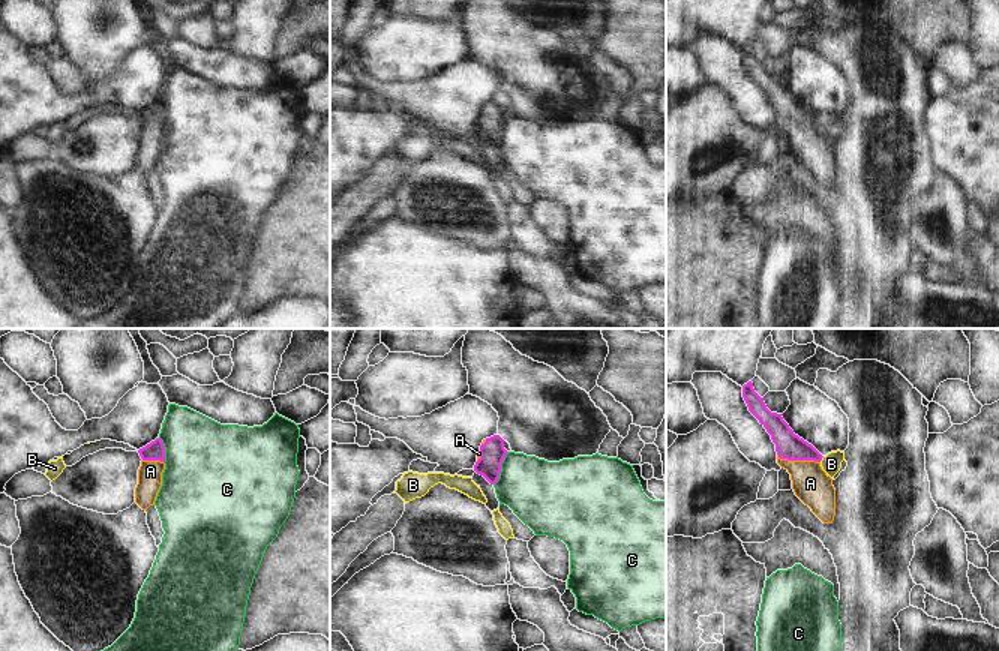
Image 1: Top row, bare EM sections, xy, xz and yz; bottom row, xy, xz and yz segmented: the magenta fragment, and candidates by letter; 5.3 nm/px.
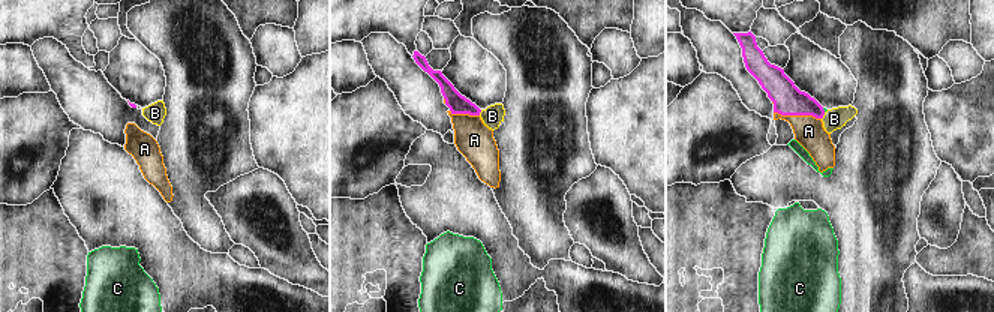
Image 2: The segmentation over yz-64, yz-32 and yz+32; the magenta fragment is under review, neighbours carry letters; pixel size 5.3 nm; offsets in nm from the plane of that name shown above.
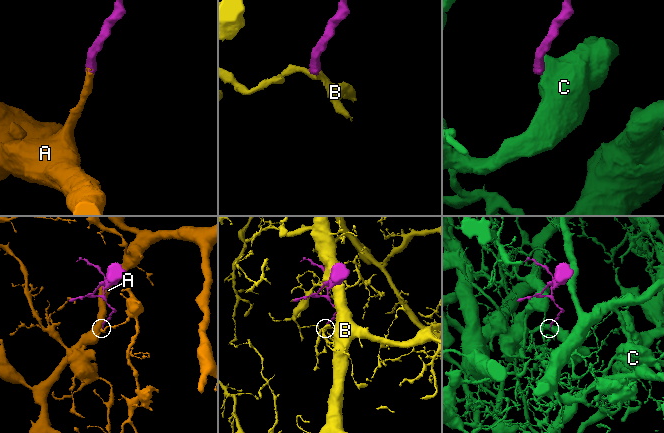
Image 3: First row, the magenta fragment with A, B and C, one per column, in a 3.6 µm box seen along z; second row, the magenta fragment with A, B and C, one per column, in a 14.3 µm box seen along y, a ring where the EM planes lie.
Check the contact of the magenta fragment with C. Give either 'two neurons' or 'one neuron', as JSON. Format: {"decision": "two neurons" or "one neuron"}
{"decision": "two neurons"}

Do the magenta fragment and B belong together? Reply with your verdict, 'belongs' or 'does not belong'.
does not belong

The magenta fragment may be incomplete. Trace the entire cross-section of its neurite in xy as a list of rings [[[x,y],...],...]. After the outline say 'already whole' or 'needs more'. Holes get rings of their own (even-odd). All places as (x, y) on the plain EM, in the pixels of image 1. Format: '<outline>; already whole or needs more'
[[[156,102],[138,114],[141,130],[138,134],[138,148],[135,152],[135,166],[147,174],[154,170],[158,156],[162,150],[162,136],[165,134],[165,111],[160,102]]]; needs more

